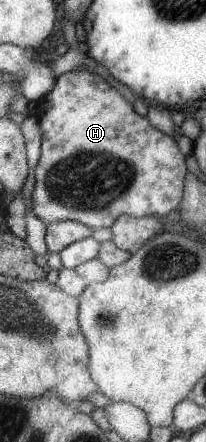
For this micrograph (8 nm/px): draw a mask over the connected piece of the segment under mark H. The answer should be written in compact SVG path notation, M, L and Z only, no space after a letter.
M72 70L62 74L56 89L50 95L42 98L42 103L40 103L38 109L40 109L38 111L40 125L42 125L42 131L44 131L44 145L40 163L33 174L29 202L34 205L34 213L48 225L64 220L76 220L89 225L92 229L104 229L104 227L112 227L115 221L123 215L130 215L130 217L157 216L163 219L180 203L182 187L184 187L184 175L186 175L184 155L180 153L180 149L176 147L172 137L168 137L166 133L158 131L156 127L152 127L148 117L139 115L134 110L132 103L128 102L104 77L88 70Z

